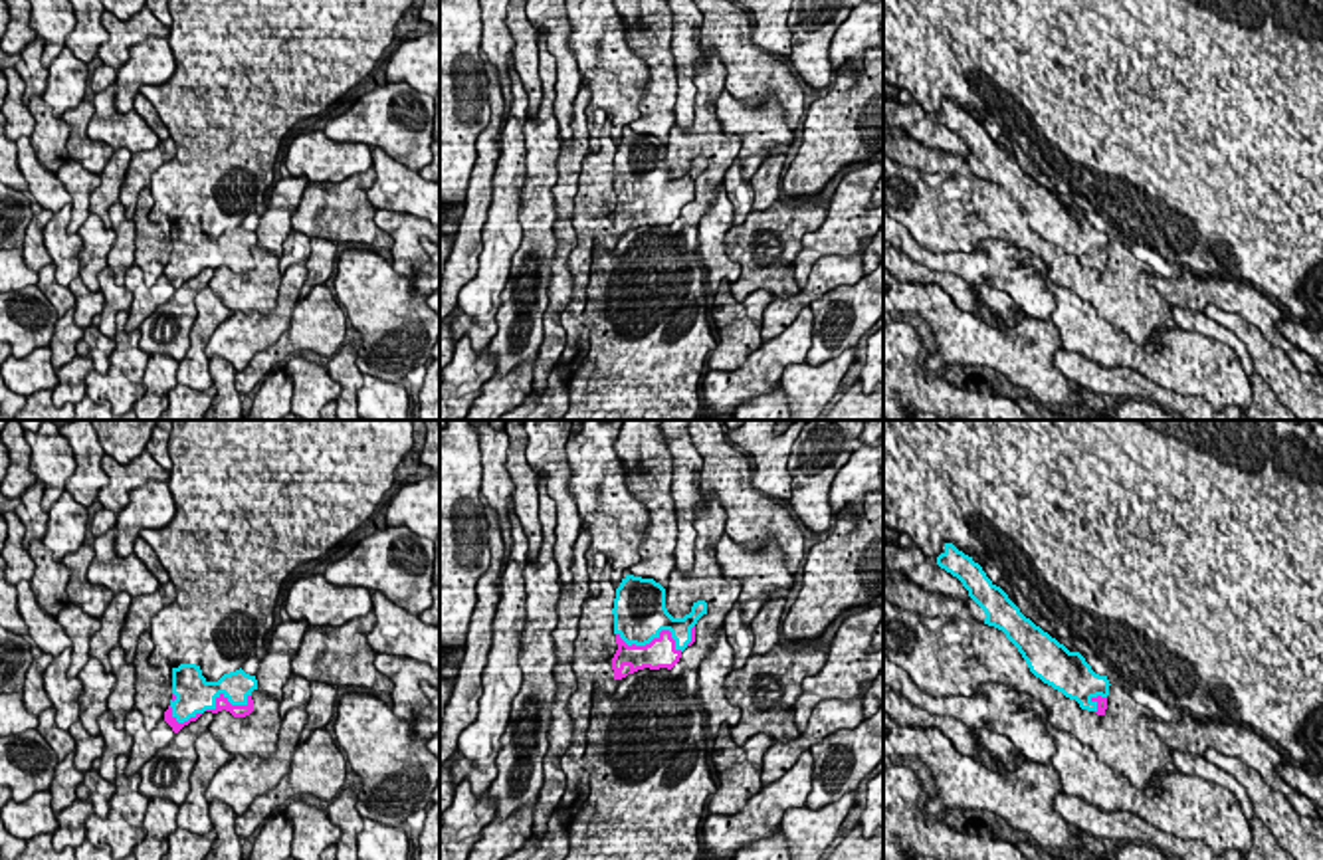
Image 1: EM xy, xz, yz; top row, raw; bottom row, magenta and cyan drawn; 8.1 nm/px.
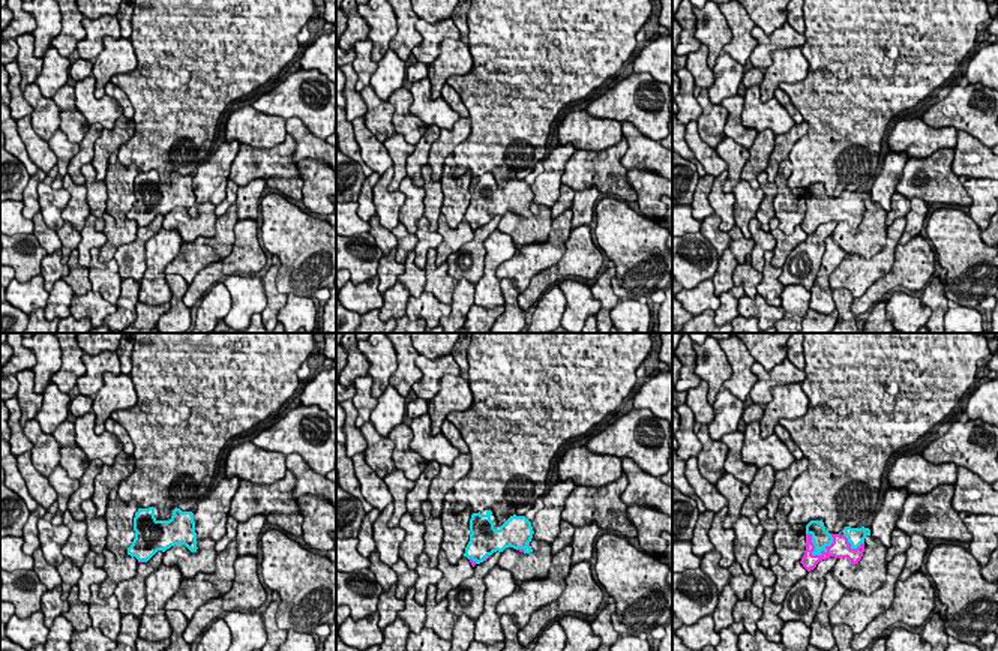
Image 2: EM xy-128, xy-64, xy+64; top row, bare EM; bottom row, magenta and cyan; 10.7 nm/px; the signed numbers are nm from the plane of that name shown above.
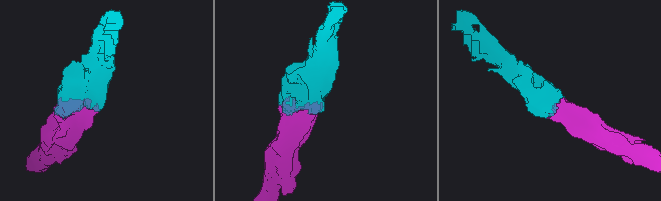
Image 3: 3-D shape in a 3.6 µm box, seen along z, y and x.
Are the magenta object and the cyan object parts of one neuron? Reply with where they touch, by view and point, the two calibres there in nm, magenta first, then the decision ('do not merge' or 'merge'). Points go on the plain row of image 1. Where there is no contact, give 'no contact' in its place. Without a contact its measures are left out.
xz (654, 195) | 240/440 nm | merge

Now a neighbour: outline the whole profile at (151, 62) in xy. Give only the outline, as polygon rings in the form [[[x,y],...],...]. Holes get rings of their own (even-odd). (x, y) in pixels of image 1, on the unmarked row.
[[[149,36],[129,50],[129,59],[117,69],[115,109],[127,113],[143,85],[162,85],[174,75],[174,55],[168,38]]]

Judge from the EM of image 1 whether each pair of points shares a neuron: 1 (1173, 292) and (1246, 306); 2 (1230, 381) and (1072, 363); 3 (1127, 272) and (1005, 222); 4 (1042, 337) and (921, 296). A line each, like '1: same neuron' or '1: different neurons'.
1: same neuron
2: different neurons
3: same neuron
4: same neuron

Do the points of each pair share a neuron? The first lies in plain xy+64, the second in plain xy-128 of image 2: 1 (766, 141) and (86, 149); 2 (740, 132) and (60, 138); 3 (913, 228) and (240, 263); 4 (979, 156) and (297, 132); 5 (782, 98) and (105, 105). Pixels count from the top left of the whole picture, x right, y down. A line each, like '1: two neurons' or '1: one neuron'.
1: one neuron
2: two neurons
3: two neurons
4: one neuron
5: two neurons

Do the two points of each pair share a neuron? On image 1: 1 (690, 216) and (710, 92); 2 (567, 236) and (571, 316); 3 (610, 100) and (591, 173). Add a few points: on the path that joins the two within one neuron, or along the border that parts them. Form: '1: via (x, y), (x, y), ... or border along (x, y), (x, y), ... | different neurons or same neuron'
1: via (706, 185), (713, 143), (706, 123) | same neuron
2: border along (575, 290), (561, 316), (563, 343) | different neurons
3: border along (609, 115), (599, 137) | different neurons

